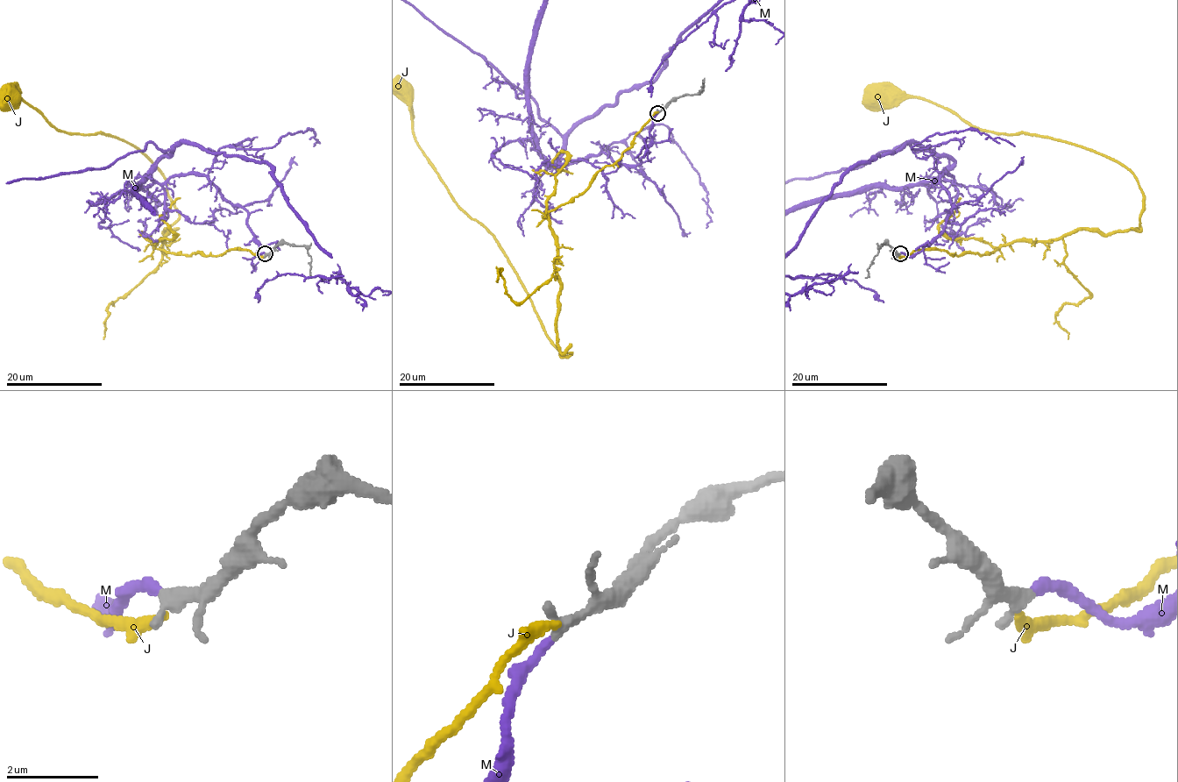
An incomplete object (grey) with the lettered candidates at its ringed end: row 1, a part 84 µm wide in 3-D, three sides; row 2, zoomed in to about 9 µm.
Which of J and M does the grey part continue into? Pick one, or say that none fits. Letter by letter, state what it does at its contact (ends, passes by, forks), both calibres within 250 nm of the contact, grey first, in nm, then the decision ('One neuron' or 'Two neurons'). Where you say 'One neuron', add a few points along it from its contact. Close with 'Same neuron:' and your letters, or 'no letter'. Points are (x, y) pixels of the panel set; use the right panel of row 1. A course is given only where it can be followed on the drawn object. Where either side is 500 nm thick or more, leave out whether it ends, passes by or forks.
J: It ends there. Thickness 240 nm (grey) against 240 nm. Two neurons
M: It ends there. Thickness 320 nm (grey) against 220 nm. One neuron. Its course: (900, 252), (919, 252), (952, 209), (940, 182), (952, 183), (949, 159), (907, 143)
Same neuron: M

